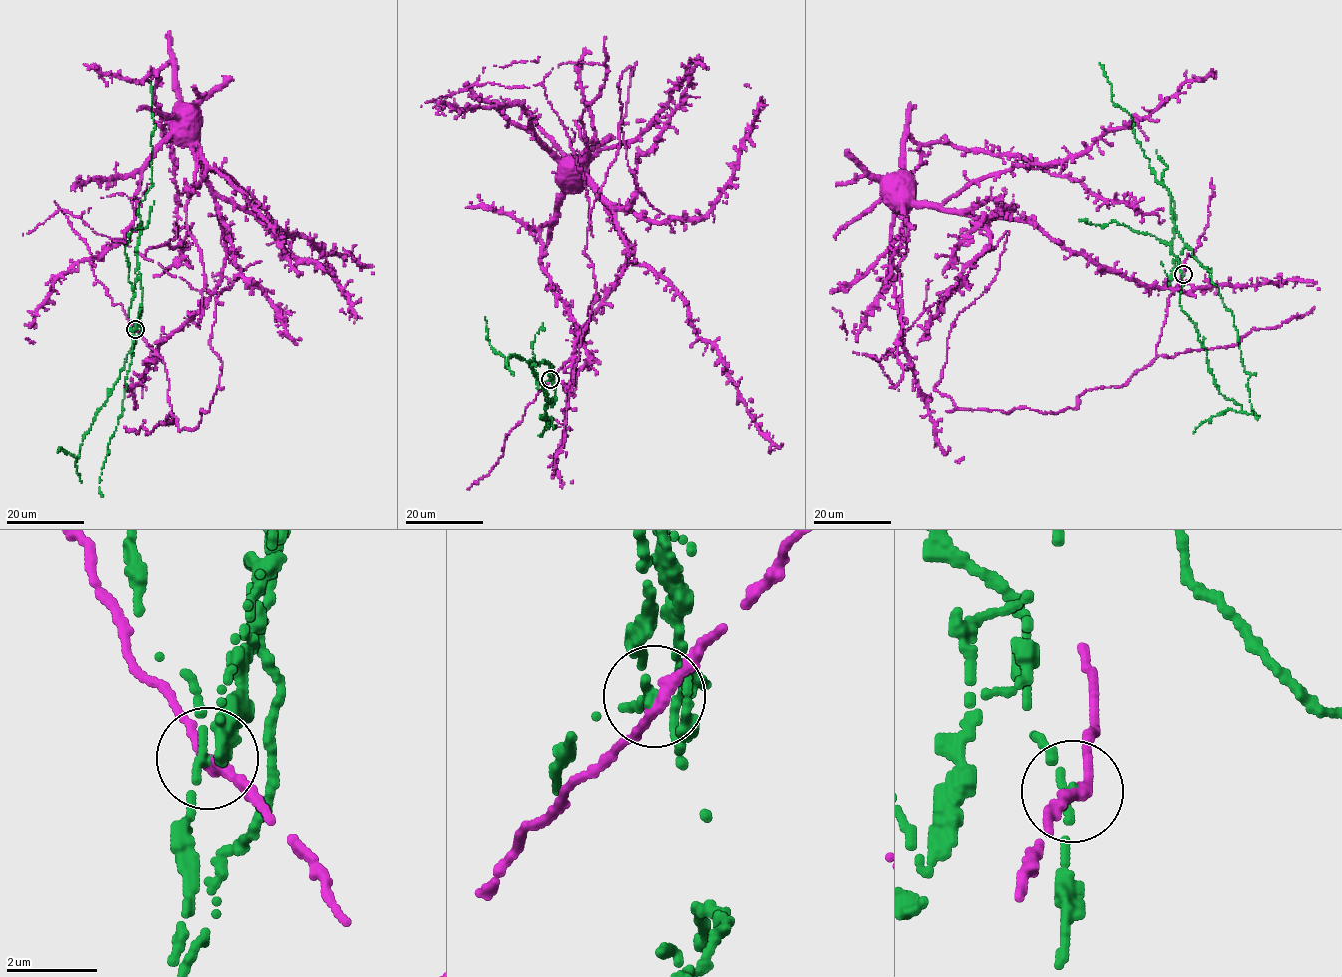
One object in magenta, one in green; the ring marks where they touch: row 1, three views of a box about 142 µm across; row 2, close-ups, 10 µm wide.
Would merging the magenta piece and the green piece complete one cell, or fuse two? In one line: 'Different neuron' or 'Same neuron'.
Different neuron

